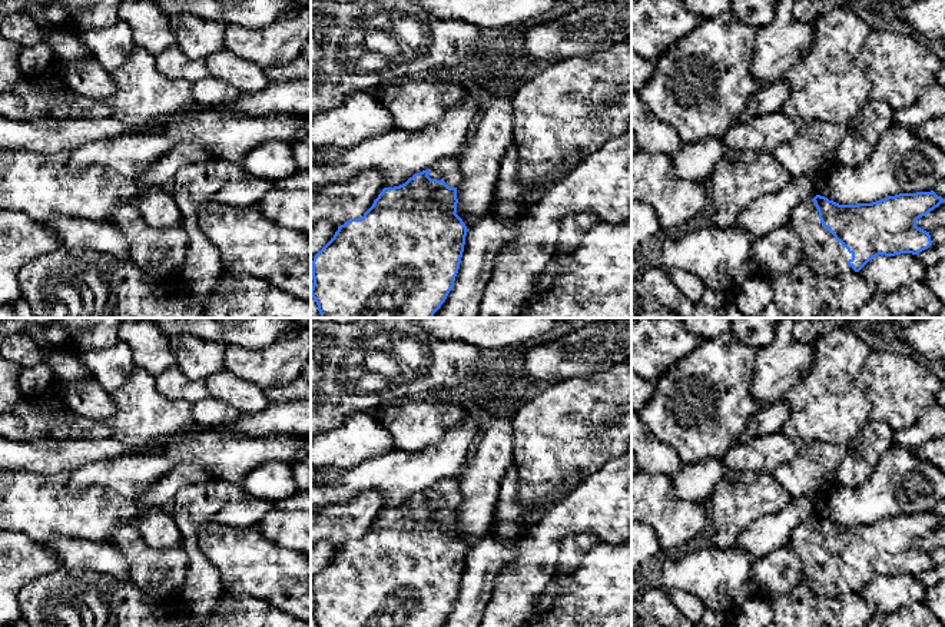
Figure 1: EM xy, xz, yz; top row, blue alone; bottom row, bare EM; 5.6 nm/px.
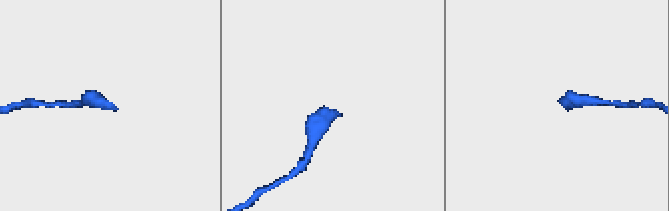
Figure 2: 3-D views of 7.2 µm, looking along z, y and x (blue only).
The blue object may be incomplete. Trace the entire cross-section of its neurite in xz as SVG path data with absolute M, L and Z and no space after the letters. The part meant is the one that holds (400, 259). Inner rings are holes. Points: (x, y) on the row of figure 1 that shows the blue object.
M458 156L448 160L441 160L432 169L415 173L399 186L384 188L362 218L351 219L338 226L334 238L315 255L312 261L314 285L311 288L311 296L318 305L321 318L432 318L445 302L450 291L454 286L464 252L465 236L468 232L465 223L457 215L457 188L460 183L461 172Z

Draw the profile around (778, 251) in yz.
M780 226L765 236L755 238L752 255L757 273L773 278L802 261L800 238L792 226Z

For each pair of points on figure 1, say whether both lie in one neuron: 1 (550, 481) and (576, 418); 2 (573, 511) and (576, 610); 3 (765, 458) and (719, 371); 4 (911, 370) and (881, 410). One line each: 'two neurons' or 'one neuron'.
1: one neuron
2: two neurons
3: two neurons
4: one neuron

